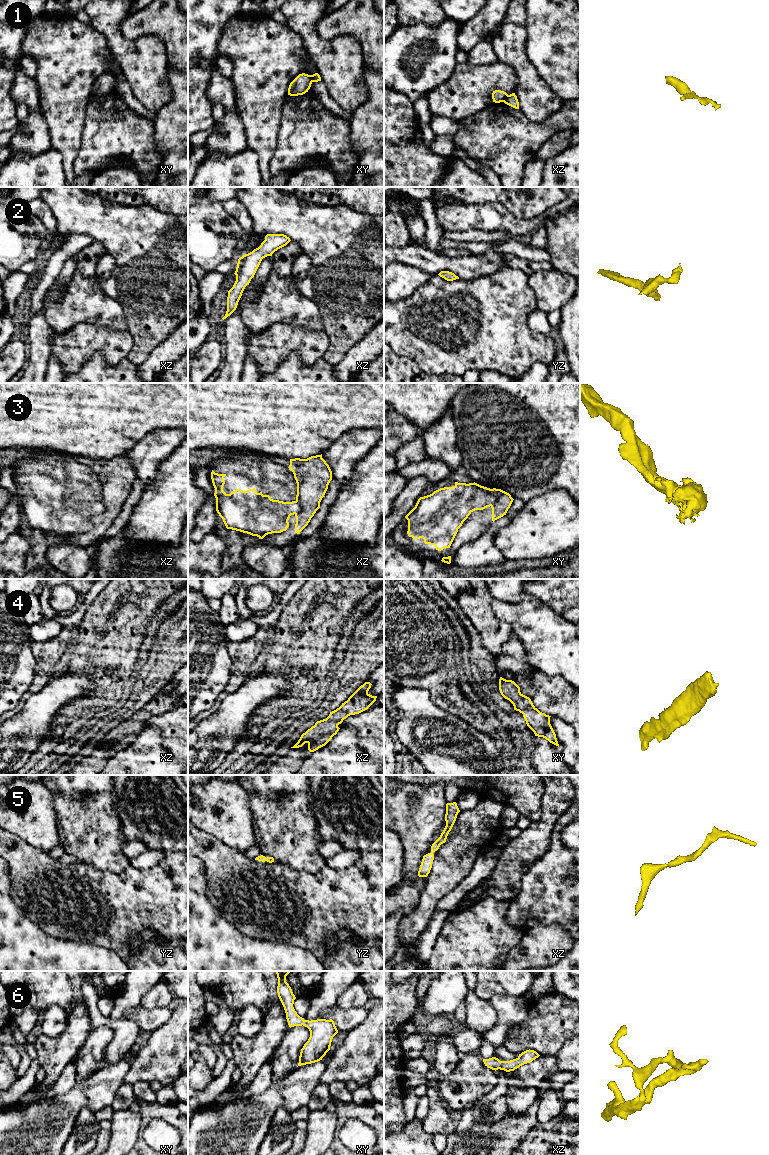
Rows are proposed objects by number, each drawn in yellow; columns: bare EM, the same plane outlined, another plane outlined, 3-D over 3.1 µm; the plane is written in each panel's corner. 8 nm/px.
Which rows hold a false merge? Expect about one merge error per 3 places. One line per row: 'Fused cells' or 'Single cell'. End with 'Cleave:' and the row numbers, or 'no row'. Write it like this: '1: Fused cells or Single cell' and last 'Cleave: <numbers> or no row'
1: Fused cells
2: Single cell
3: Single cell
4: Single cell
5: Single cell
6: Single cell
Cleave: 1

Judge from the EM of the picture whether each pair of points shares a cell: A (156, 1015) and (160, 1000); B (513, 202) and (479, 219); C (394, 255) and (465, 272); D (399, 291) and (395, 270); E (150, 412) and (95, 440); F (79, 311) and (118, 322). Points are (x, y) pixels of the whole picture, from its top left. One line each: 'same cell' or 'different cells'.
A: different cells
B: different cells
C: same cell
D: same cell
E: same cell
F: same cell

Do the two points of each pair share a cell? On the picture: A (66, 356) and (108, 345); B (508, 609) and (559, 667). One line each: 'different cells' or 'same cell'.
A: same cell
B: same cell

